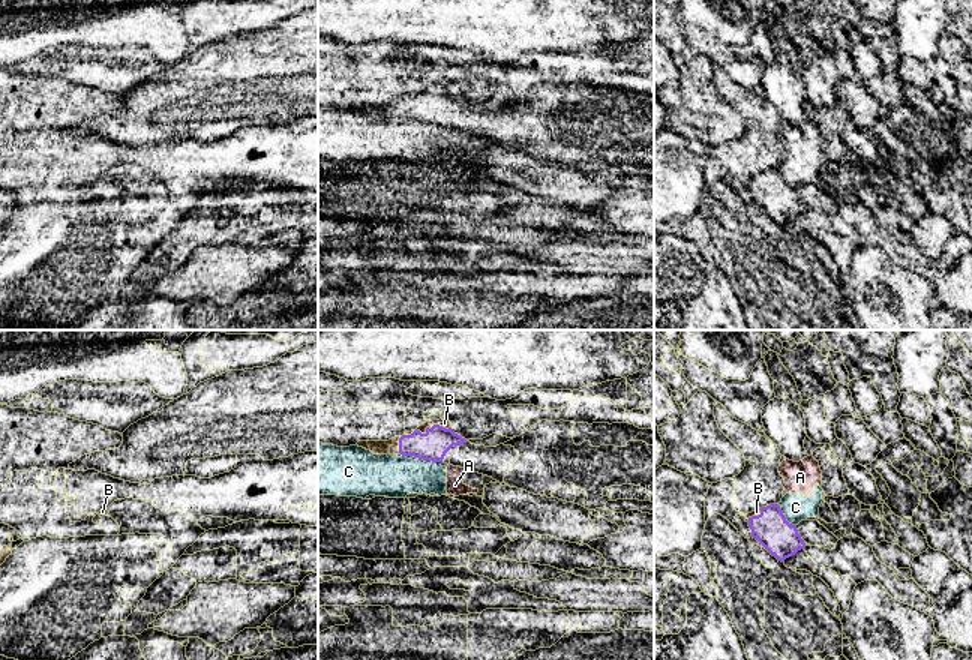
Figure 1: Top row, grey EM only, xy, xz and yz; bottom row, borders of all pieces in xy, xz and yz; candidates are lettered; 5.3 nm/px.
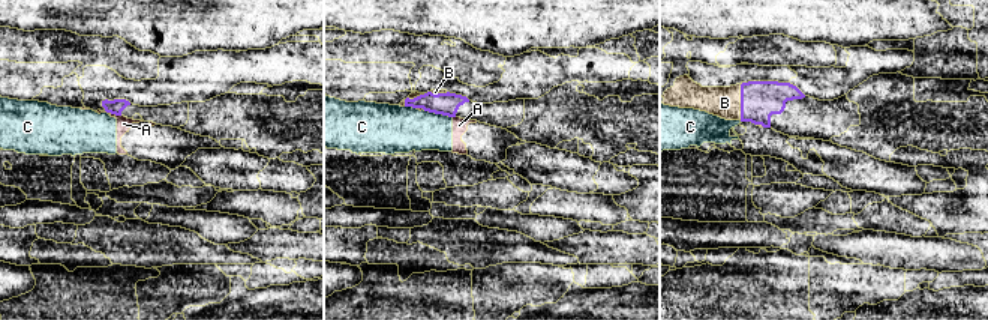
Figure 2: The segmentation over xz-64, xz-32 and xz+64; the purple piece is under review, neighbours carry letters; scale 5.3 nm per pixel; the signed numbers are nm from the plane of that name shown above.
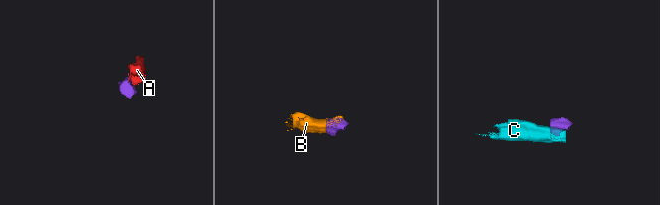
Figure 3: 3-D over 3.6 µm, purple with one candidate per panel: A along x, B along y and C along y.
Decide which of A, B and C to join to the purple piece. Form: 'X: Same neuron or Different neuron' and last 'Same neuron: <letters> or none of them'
A: Different neuron
B: Same neuron
C: Different neuron
Same neuron: B

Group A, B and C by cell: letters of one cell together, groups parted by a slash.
A C / B

